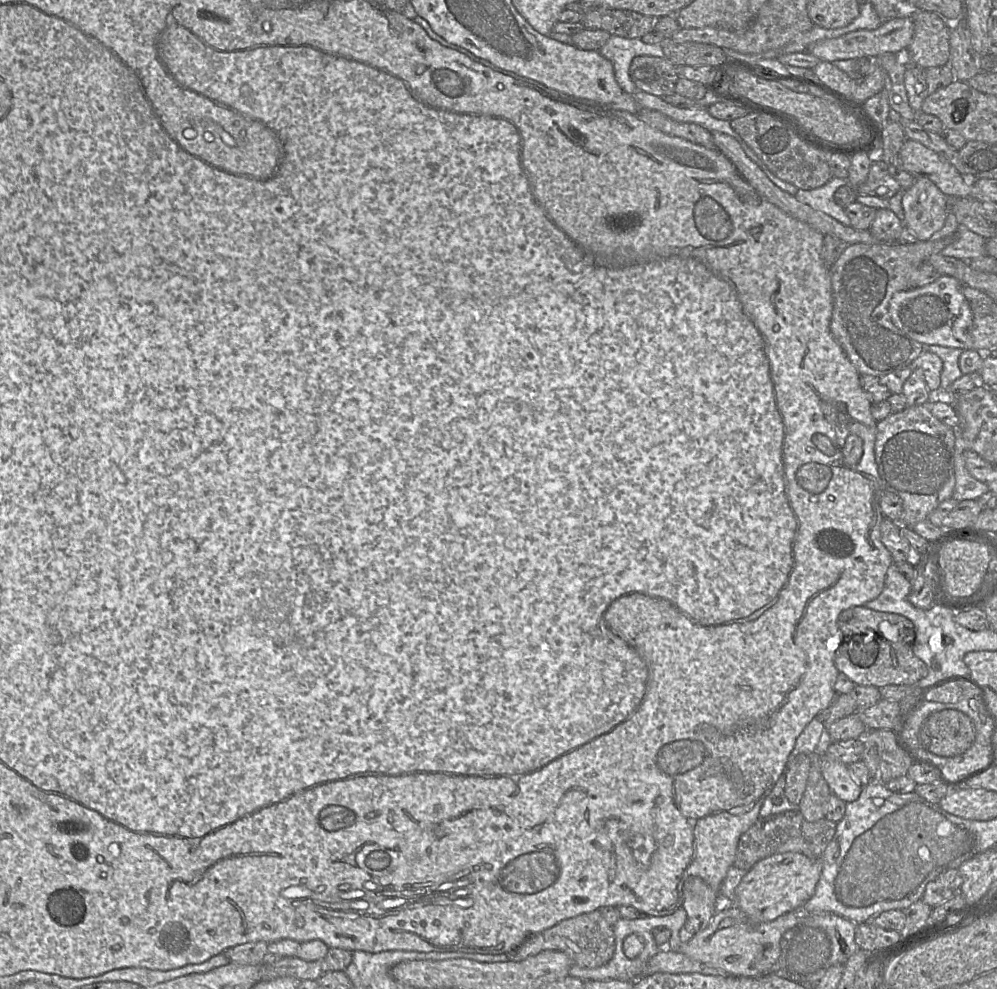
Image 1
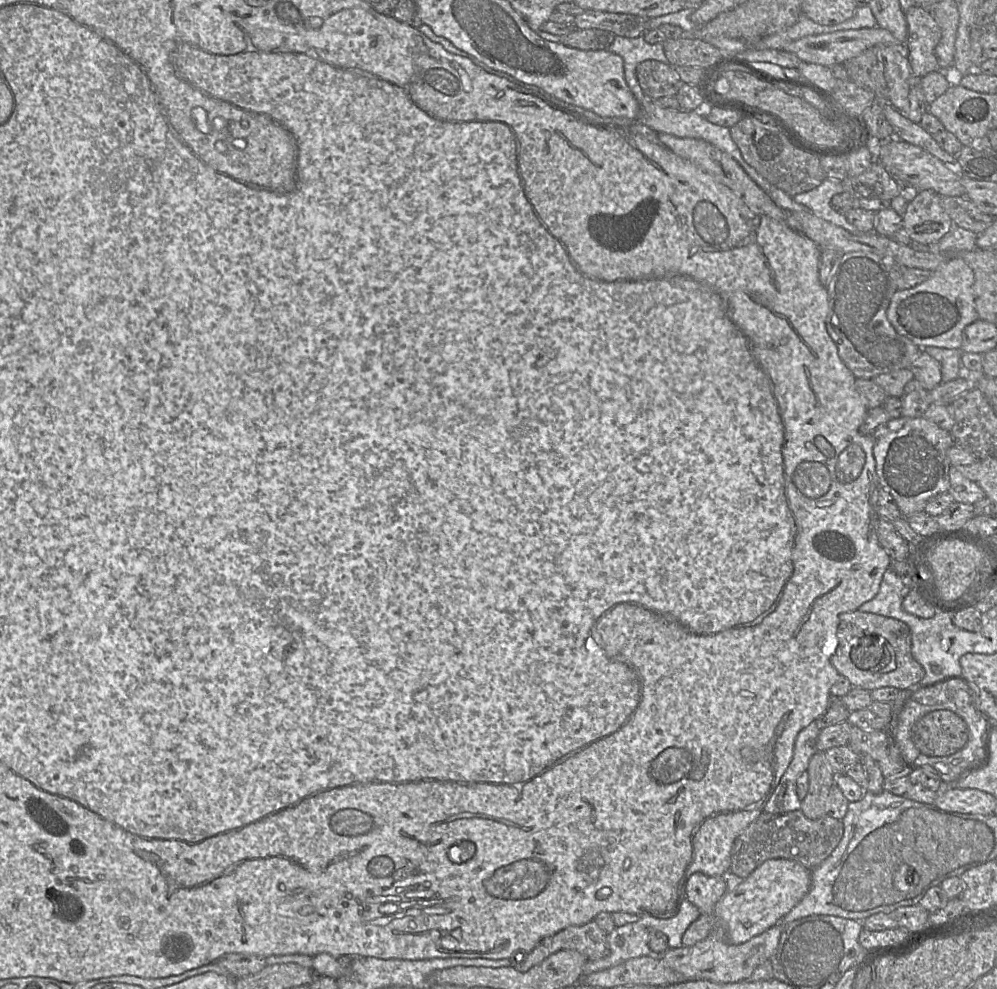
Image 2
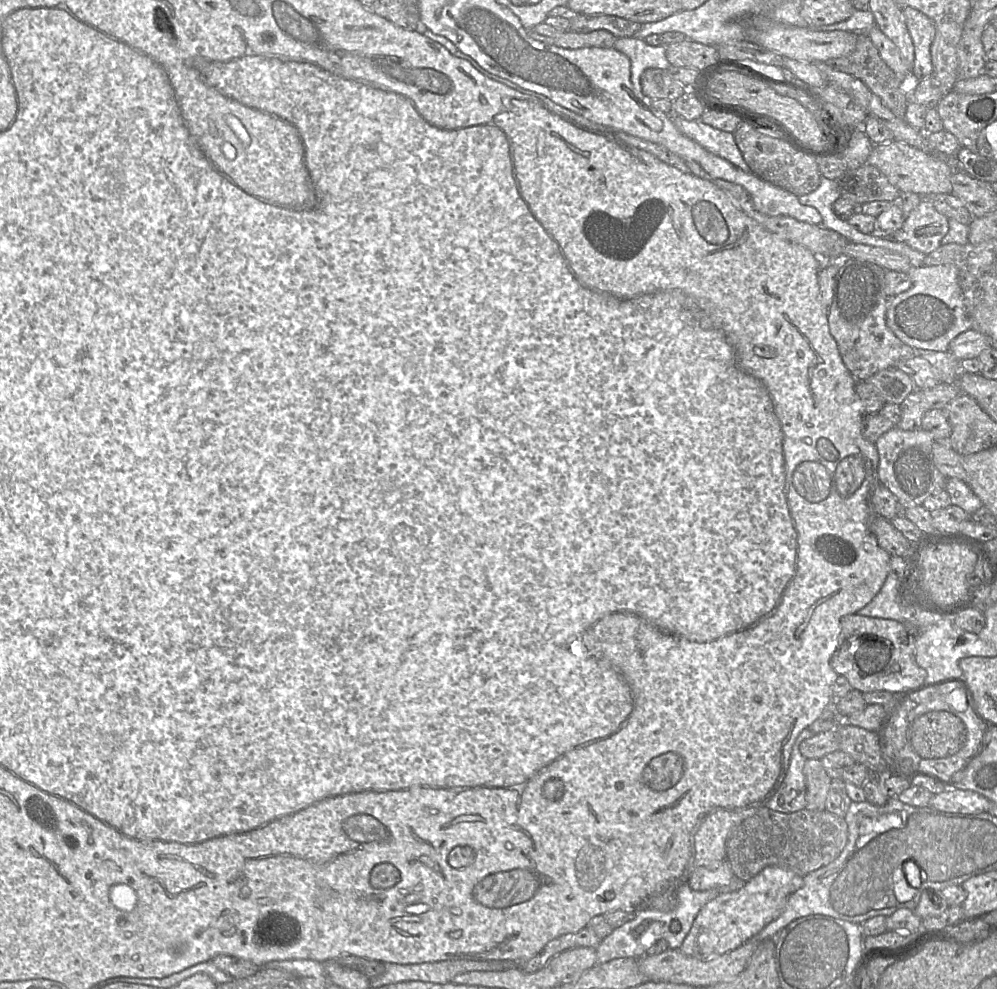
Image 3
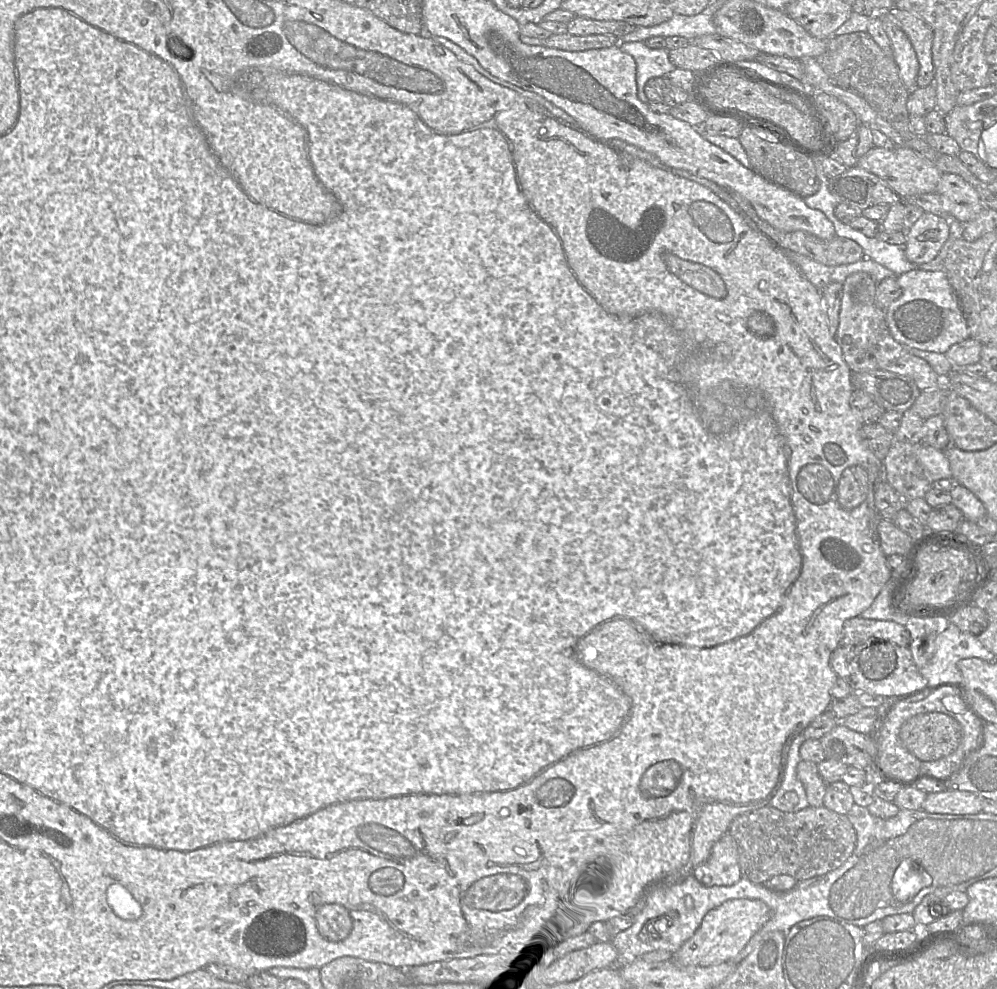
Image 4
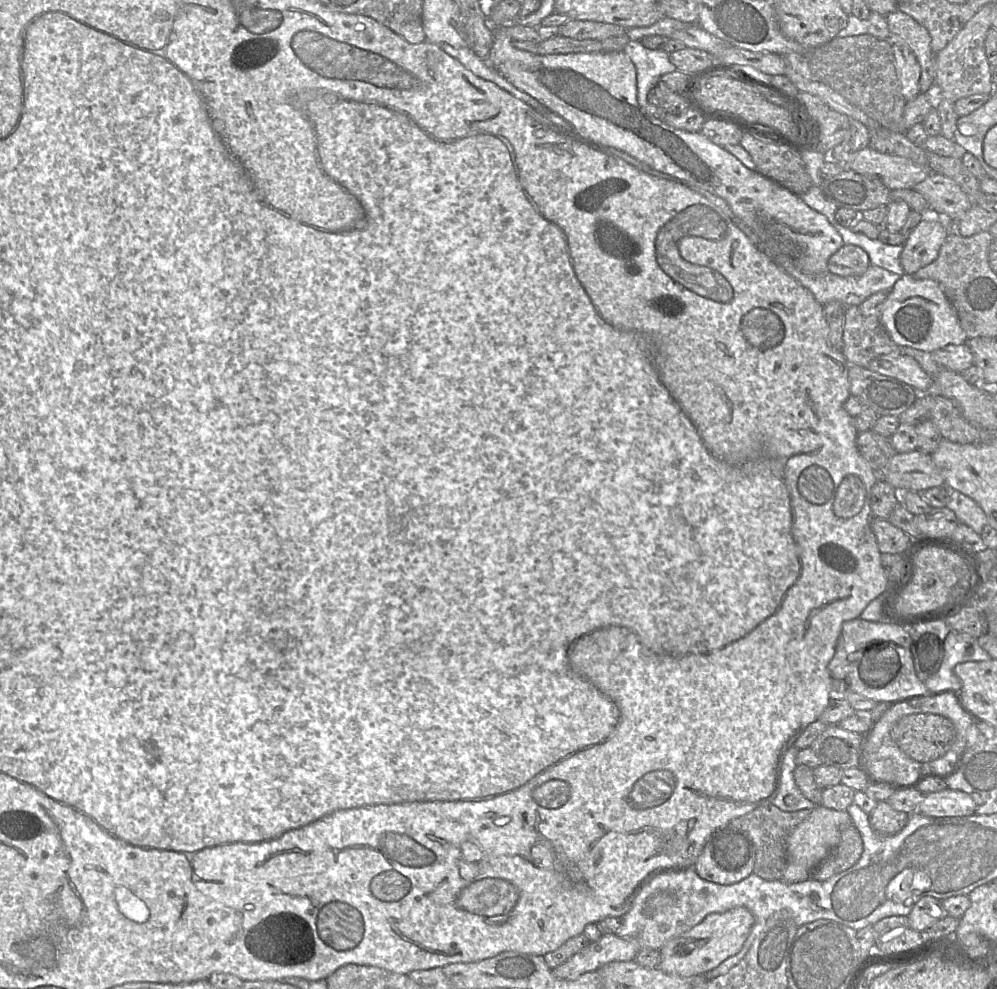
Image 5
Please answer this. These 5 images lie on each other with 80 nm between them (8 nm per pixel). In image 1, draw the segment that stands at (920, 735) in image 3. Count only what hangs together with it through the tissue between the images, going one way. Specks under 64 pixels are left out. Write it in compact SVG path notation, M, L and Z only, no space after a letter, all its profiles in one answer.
M945 709L929 715L921 725L921 746L941 757L956 757L966 752L975 741L975 727L965 713Z

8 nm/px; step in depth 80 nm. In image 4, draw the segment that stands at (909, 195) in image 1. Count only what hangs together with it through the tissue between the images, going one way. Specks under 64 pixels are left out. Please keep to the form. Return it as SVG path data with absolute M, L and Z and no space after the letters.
M924 212L906 233L906 258L916 265L928 263L948 239L948 216Z

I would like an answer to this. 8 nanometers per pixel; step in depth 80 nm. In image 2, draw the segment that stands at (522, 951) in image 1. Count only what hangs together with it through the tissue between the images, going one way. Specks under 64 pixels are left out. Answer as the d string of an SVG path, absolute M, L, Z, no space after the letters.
M594 920L582 926L570 926L553 936L544 938L523 961L518 955L511 960L511 966L526 972L561 950L577 951L588 960L602 959L610 954L607 937L608 934Z

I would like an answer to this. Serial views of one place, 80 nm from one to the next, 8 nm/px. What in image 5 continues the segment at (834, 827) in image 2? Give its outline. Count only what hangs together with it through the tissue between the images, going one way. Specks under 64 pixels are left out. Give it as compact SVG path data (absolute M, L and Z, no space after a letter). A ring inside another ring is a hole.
M771 802L763 803L753 811L732 819L734 827L745 831L755 847L755 864L753 873L767 881L782 880L786 868L787 839L792 830L811 813L812 809L794 812L782 811ZM854 824L847 826L841 833L839 844L812 873L811 879L825 881L854 866L863 853L863 840Z

